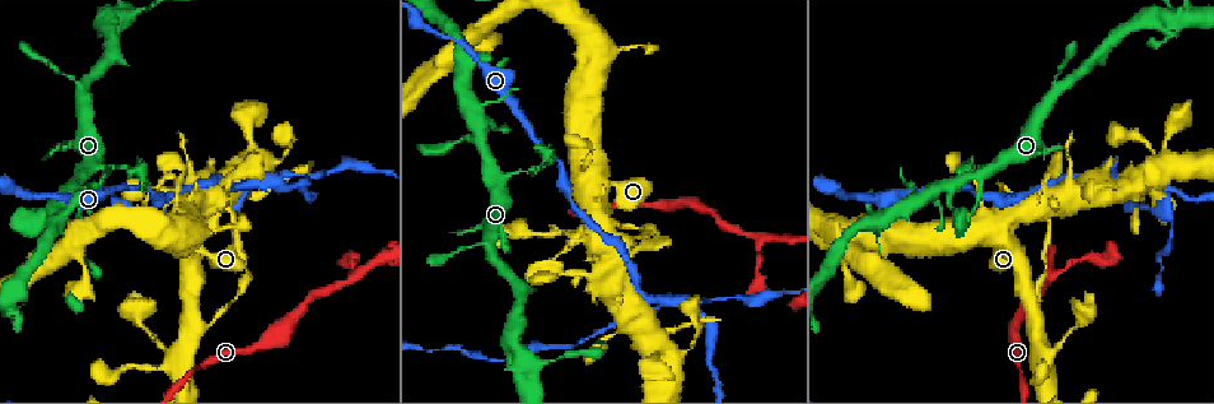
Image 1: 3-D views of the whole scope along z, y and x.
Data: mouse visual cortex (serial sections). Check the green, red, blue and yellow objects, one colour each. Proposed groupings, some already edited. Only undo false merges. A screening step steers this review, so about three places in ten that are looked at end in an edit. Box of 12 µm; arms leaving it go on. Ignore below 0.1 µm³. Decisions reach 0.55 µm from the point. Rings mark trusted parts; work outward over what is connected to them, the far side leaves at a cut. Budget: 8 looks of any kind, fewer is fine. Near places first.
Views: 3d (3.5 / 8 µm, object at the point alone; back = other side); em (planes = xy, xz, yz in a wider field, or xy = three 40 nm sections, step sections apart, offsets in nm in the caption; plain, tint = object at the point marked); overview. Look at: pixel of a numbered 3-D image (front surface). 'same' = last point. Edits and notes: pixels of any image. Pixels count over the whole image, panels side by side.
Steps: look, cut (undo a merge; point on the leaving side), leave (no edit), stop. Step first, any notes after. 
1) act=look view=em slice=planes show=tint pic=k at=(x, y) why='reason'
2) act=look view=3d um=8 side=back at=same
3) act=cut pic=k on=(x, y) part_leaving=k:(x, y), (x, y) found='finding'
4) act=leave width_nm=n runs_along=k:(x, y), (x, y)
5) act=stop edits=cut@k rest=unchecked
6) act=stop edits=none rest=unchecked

act=look view=3d um=3.5 pic=1 at=(660, 301)

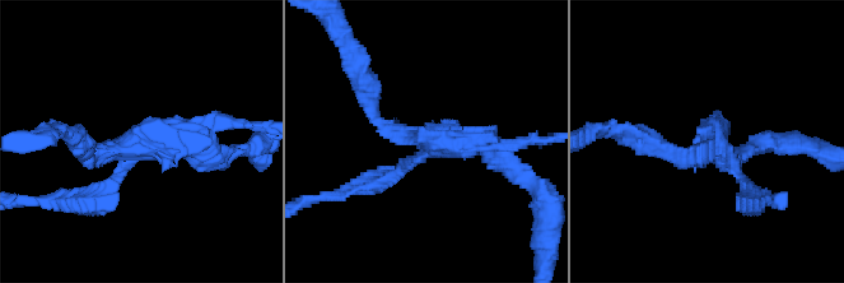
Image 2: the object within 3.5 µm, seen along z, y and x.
act=look view=em slice=planes show=tint pic=2 at=(432, 146) arms=3 arm_widths_nm=150,200,250

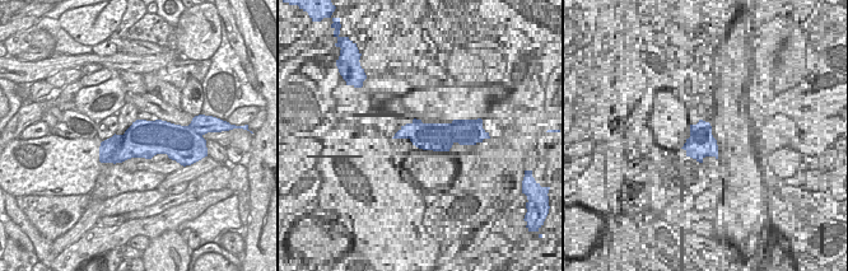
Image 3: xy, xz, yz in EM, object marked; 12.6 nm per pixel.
act=cut pic=2 on=(259, 126) part_leaving=2:(124, 162), (89, 202), (42, 202) found='a second cell is stuck on'

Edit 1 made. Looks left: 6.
act=look view=3d um=3.5 pic=1 at=(195, 369) why='sudden change in width'

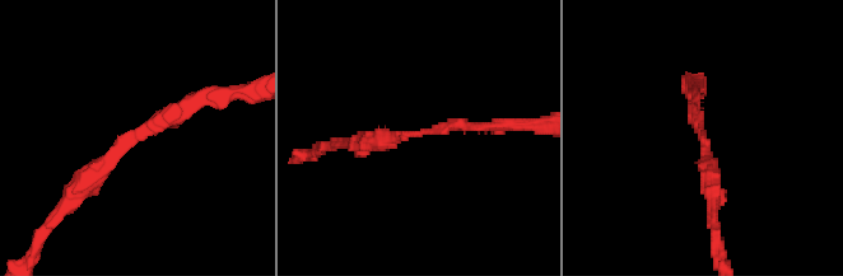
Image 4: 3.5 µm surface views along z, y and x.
act=look view=em slice=xy step=1 show=tint pic=4 at=(412, 132) arm_widths_nm=150,250 why='shape alone is not enough'

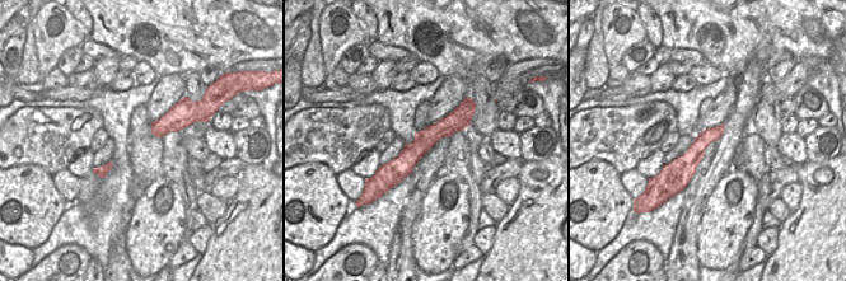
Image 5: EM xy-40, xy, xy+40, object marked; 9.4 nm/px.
act=look view=em slice=xy step=5 show=tint at=same

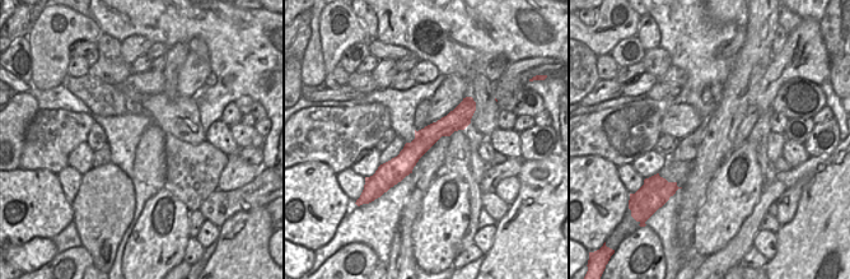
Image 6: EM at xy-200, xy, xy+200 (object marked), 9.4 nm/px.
act=leave runs_along=4:(206, 96), (127, 134), (69, 201) found='continuous, no second cell'

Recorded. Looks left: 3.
act=look view=3d um=3.5 pic=1 at=(530, 364) why='abrupt turn'

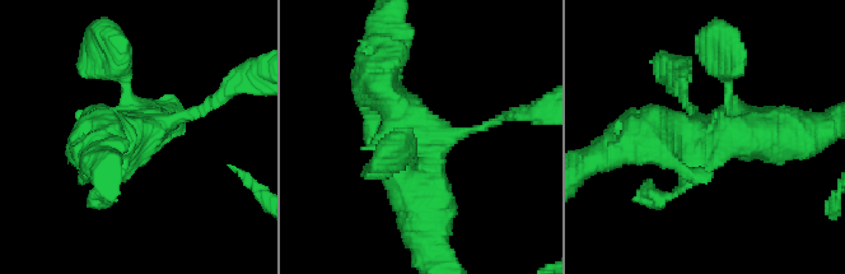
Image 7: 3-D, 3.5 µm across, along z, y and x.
act=look view=em slice=planes show=tint pic=7 at=(428, 135)

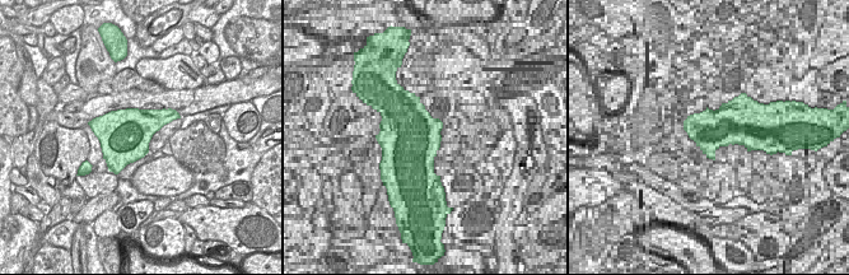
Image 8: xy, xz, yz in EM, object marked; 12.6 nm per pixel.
act=look view=em slice=xy step=3 show=tint at=same

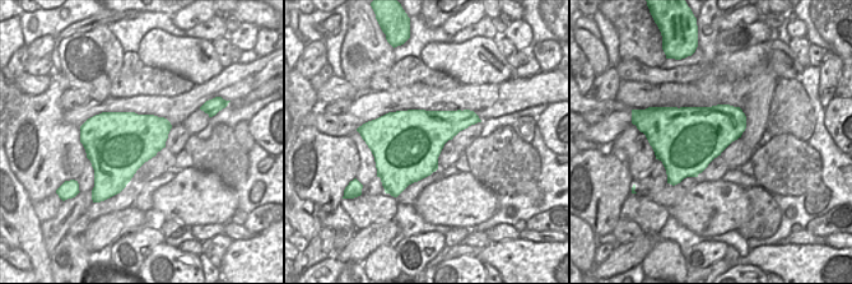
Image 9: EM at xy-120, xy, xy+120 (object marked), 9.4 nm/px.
act=leave width_nm=650 runs_along=7:(93, 140), (136, 136), (210, 105) found='one cell here'

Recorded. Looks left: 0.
act=stop edits=cut@2 rest=unchecked

